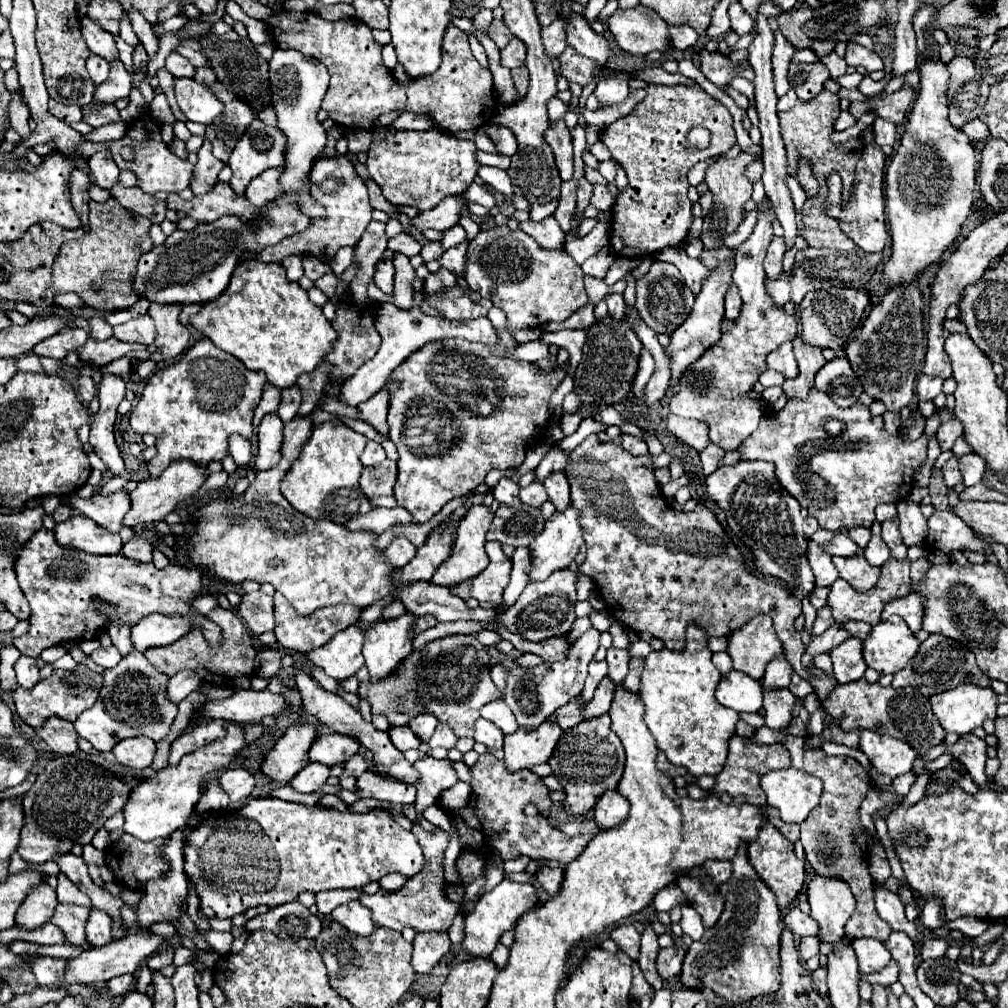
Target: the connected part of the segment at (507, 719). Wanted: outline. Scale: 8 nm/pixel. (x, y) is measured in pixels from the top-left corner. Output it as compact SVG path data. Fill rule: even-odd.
M501 698L501 700L495 700L495 702L485 704L485 706L481 708L481 718L485 718L485 720L489 720L489 722L497 724L497 726L503 730L503 734L517 732L517 728L519 728L519 724L517 724L517 720L515 720L513 712L505 706L503 698Z

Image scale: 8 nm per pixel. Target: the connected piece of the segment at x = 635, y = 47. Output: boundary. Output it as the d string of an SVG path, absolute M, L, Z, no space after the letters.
M639 4L631 10L617 10L607 18L607 28L619 42L619 46L637 56L645 56L649 52L671 52L669 44L669 24L661 20L661 16L647 6Z

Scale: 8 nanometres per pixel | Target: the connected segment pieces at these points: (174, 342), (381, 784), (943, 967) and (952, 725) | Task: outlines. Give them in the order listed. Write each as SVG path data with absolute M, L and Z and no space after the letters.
M151 304L149 316L155 320L155 346L161 350L165 360L183 354L189 346L189 328L179 322L181 304Z
M363 772L357 778L357 794L359 798L379 798L385 802L399 802L399 804L415 804L415 786L395 782L391 778L381 776L379 772Z
M937 958L937 960L923 960L917 968L917 982L919 988L939 1006L955 1006L959 1000L959 966L955 960Z
M959 684L953 690L945 690L941 694L931 696L929 702L931 702L933 714L937 716L937 720L945 732L969 734L975 728L983 726L983 720L997 718L997 694L991 688L979 688L975 684Z

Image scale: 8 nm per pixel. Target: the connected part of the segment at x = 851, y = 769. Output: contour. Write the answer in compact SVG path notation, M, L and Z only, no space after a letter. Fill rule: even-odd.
M805 744L803 770L817 776L823 782L823 794L821 794L819 806L801 822L801 844L805 848L807 862L813 866L813 872L817 872L821 876L841 876L849 884L849 888L857 900L857 908L845 924L845 934L849 938L871 936L871 938L877 938L883 942L891 934L891 928L889 928L889 924L885 924L879 918L879 914L875 910L873 880L869 874L867 854L861 852L851 838L851 830L863 828L859 824L857 810L859 810L861 800L871 790L865 770L861 768L861 764L855 758L827 756L821 748L811 748L807 744Z

